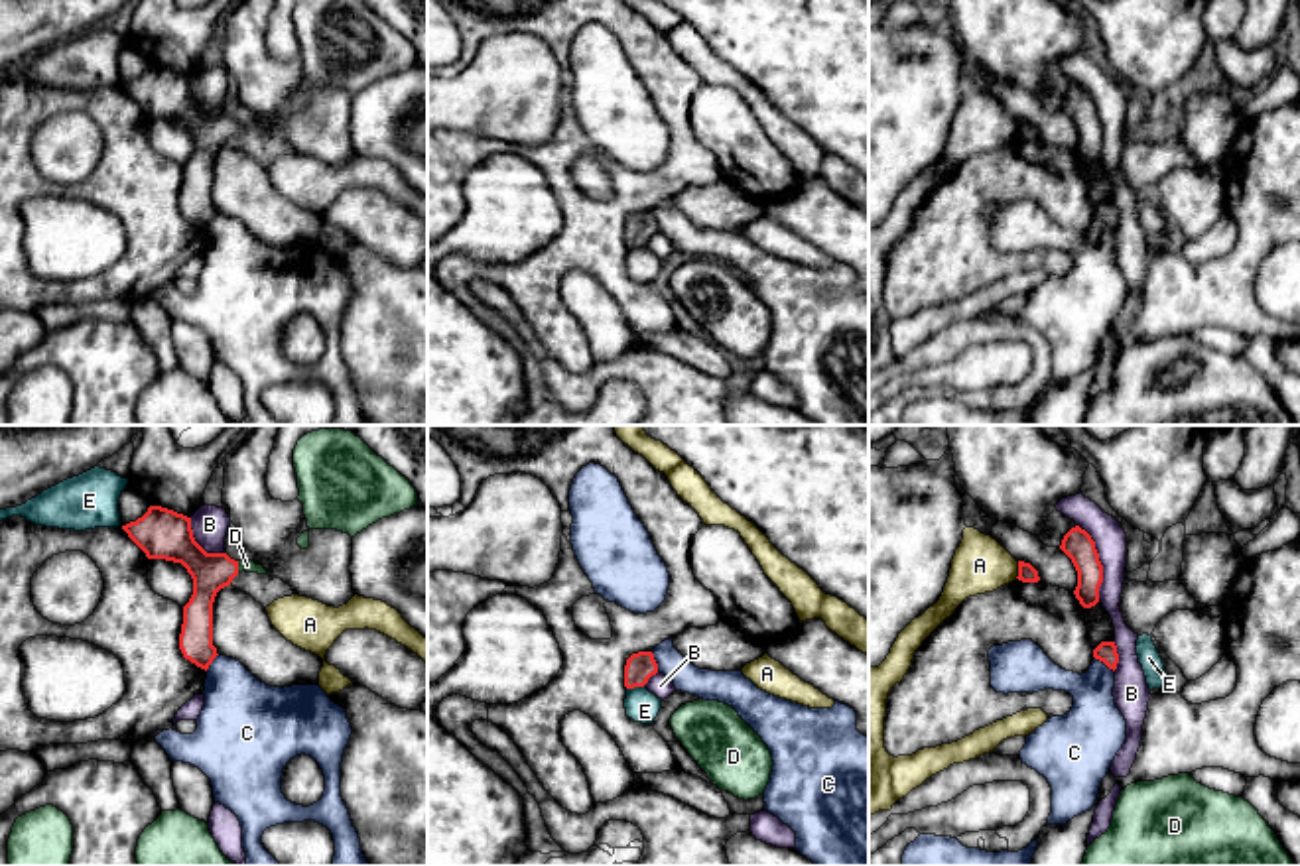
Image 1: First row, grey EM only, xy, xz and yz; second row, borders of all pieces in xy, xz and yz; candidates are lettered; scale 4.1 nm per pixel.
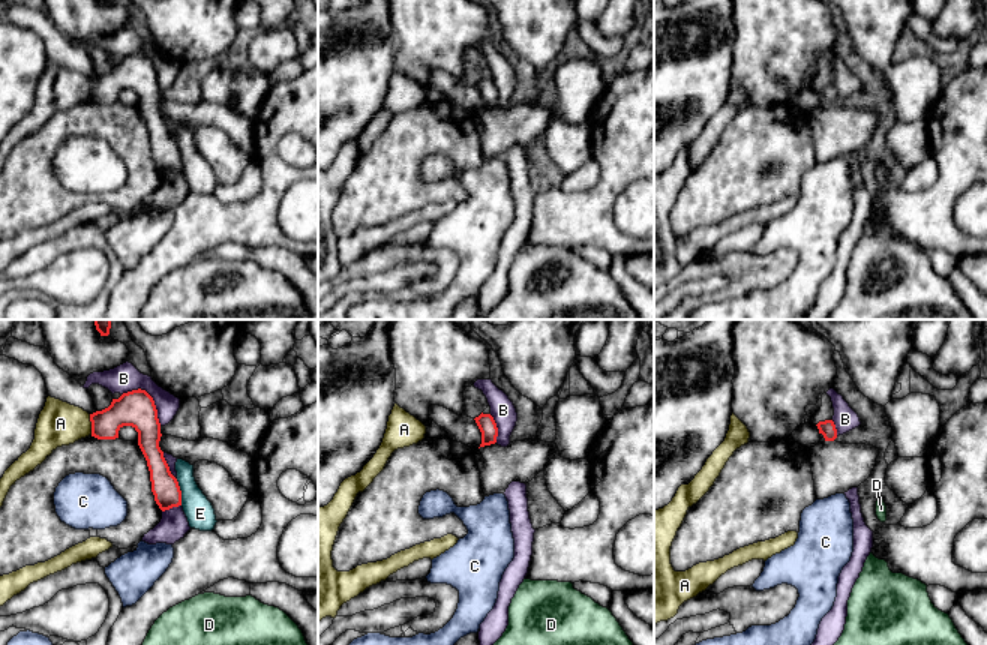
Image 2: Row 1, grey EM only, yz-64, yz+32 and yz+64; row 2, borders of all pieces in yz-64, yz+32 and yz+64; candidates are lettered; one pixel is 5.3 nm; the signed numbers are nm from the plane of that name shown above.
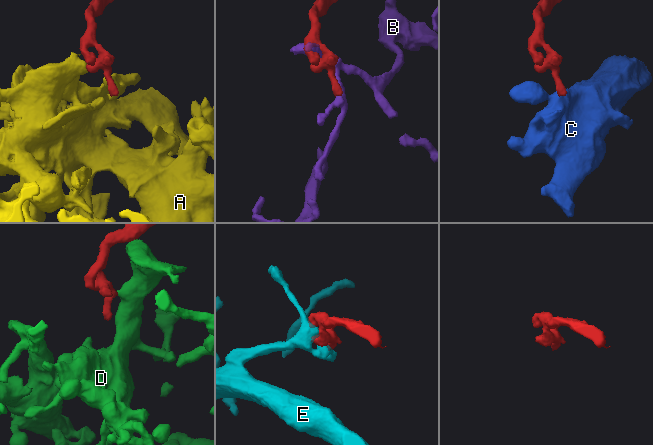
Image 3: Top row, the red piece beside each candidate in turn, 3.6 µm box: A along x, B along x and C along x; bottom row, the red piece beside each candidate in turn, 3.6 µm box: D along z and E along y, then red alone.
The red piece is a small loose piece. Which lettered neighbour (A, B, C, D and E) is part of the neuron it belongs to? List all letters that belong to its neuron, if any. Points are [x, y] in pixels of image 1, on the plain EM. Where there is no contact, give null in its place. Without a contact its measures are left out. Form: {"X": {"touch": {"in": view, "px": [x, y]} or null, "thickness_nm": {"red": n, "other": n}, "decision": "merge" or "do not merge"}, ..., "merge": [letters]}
{"A": {"touch": {"in": "yz", "px": [1019, 128]}, "thickness_nm": {"red": 80, "other": 220}, "decision": "do not merge"}, "B": {"touch": {"in": "yz", "px": [1100, 121]}, "thickness_nm": {"red": 120, "other": 130}, "decision": "do not merge"}, "C": {"touch": {"in": "yz", "px": [1104, 221]}, "thickness_nm": {"red": 90, "other": 220}, "decision": "do not merge"}, "D": {"touch": {"in": "xy", "px": [237, 126]}, "thickness_nm": {"red": 160, "other": 50}, "decision": "merge"}, "E": {"touch": {"in": "xz", "px": [635, 245]}, "thickness_nm": {"red": 120, "other": 130}, "decision": "do not merge"}, "merge": ["D"]}

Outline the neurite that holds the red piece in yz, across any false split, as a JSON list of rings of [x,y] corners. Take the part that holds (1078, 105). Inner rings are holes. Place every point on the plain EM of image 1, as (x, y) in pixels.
[[[1075,85],[1064,94],[1060,108],[1072,118],[1077,130],[1075,157],[1083,167],[1095,165],[1103,142],[1103,124],[1095,100],[1085,89]]]

